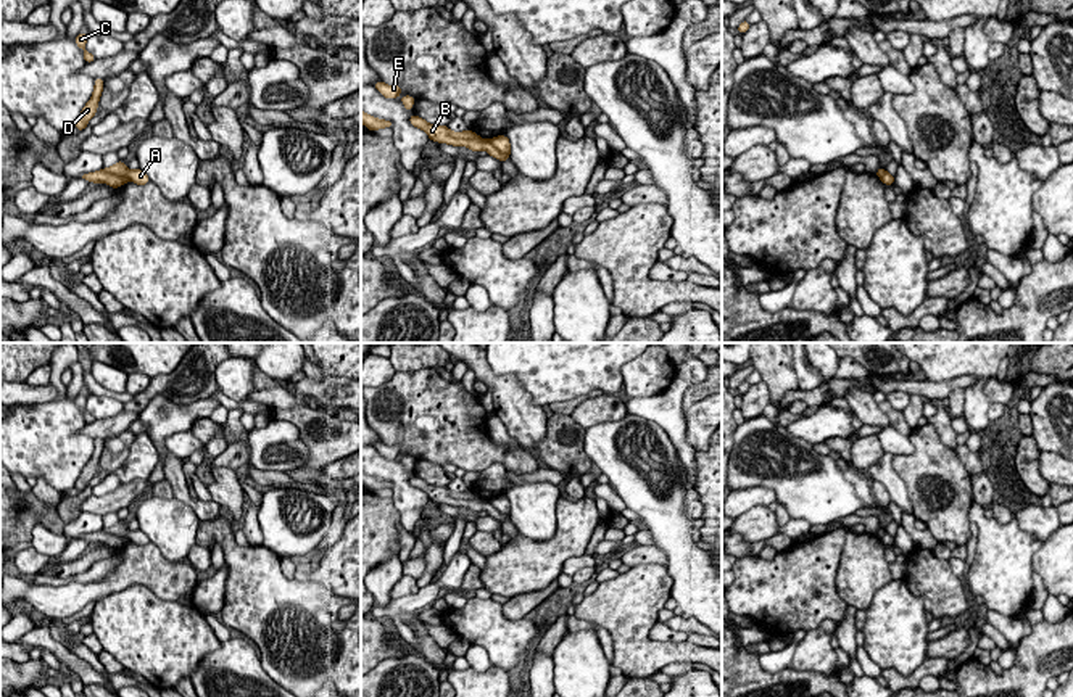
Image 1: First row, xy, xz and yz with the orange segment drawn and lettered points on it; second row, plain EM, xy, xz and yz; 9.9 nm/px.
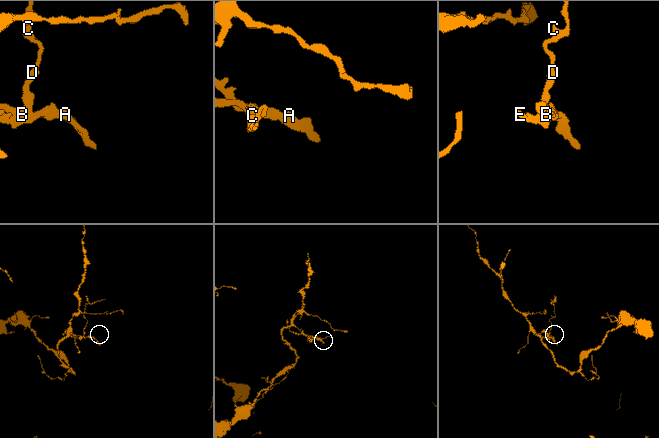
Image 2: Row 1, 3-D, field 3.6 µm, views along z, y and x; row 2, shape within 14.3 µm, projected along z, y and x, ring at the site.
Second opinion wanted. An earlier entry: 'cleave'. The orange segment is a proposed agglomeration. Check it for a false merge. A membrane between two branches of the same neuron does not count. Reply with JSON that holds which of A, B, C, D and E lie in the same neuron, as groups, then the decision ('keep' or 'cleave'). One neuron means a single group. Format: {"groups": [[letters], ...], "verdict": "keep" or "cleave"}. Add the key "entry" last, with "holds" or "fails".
{"groups": [["A", "B", "C", "D", "E"]], "verdict": "keep", "entry": "fails"}

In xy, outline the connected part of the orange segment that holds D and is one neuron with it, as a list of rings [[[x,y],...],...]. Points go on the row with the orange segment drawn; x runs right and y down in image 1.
[[[102,77],[95,79],[92,98],[82,108],[82,111],[76,121],[76,127],[79,132],[84,130],[87,127],[87,122],[97,114],[98,100],[100,100],[102,92],[103,92],[103,84],[105,84],[105,80]]]

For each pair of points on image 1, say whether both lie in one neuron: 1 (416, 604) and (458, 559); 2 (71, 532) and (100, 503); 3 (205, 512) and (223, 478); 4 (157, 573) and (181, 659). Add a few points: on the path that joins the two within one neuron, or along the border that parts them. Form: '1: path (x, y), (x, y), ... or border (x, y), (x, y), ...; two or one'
1: path (427, 594), (453, 570); one
2: border (81, 511), (91, 511), (102, 517); two
3: border (213, 499), (221, 507); two
4: border (129, 586), (147, 586), (163, 599), (190, 606); two

